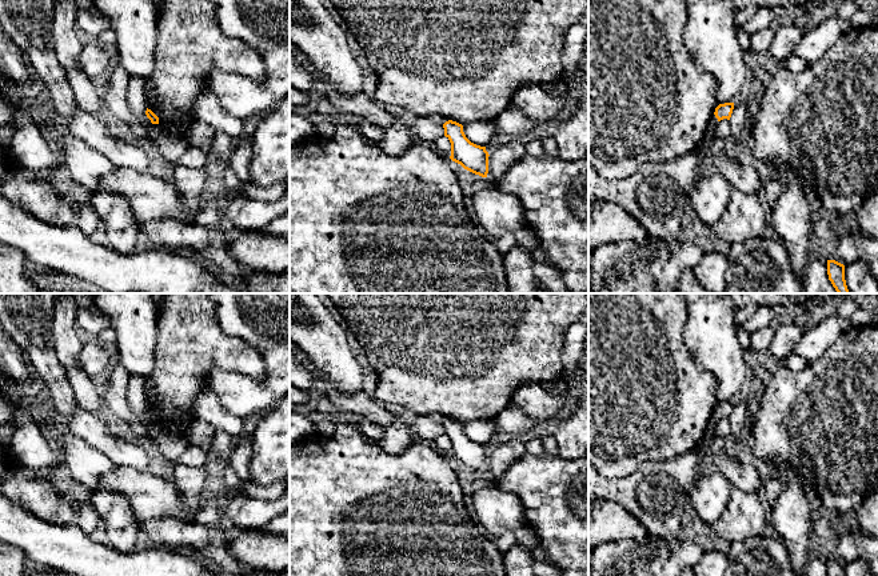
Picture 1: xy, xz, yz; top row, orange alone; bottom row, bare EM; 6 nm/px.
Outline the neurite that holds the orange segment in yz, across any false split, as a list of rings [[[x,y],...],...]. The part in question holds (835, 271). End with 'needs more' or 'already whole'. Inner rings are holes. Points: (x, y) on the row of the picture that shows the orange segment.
[[[827,260],[827,275],[833,287],[838,293],[849,293],[846,280],[845,280],[845,265],[835,261]]]; already whole

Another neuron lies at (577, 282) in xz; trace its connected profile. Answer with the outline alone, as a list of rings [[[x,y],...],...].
[[[563,271],[562,279],[570,292],[588,293],[588,272],[584,271]]]

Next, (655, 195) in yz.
[[[698,149],[663,163],[648,163],[624,180],[608,181],[588,164],[588,199],[606,200],[620,205],[648,233],[650,237],[681,243],[681,219],[689,201],[687,189],[695,181],[699,163]]]

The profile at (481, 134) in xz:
[[[494,121],[468,123],[463,125],[466,137],[480,147],[487,147],[494,137]]]

